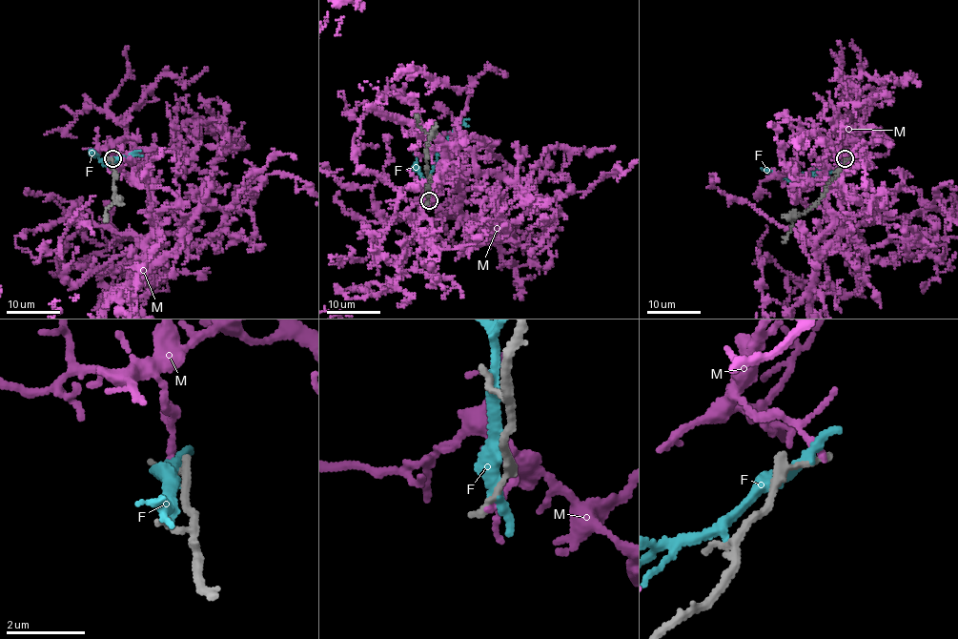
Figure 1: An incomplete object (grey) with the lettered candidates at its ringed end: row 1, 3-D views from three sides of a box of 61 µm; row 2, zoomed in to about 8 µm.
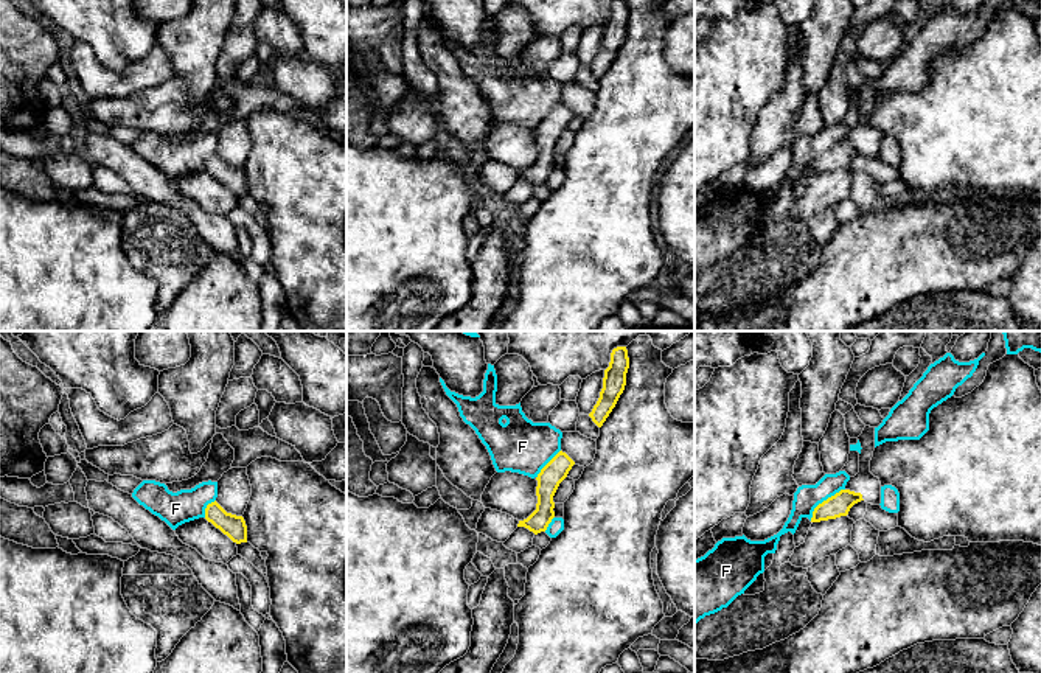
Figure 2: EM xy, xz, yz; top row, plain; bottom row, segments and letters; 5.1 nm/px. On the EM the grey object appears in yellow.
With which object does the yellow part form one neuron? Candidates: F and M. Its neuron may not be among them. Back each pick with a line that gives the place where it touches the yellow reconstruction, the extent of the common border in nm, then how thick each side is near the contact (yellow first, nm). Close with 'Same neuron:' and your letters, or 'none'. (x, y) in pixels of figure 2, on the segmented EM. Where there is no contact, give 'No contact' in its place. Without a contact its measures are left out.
Same neuron: none

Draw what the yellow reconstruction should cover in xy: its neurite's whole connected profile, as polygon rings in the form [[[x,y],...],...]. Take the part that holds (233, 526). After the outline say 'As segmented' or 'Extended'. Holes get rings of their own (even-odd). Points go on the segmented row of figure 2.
[[[216,500],[205,508],[205,519],[233,542],[247,542],[247,525],[242,516],[227,513]]]. As segmented

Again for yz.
[[[841,490],[814,508],[811,522],[847,516],[850,508],[861,500],[864,500],[861,493]]]. As segmented

